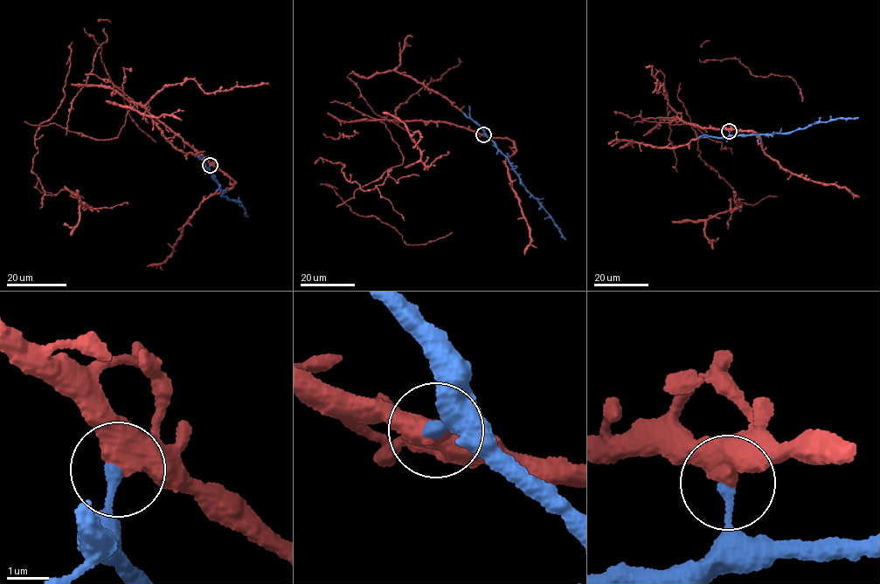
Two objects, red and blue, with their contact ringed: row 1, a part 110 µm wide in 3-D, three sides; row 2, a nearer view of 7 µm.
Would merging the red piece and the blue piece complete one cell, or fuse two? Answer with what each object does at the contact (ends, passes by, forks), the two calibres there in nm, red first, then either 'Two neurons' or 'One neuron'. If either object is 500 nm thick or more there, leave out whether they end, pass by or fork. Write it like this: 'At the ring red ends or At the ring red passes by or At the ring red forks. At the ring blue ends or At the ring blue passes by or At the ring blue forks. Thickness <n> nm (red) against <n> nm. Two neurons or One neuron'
At the ring red passes by. At the ring blue ends. Thickness 480 nm (red) against 240 nm. One neuron

